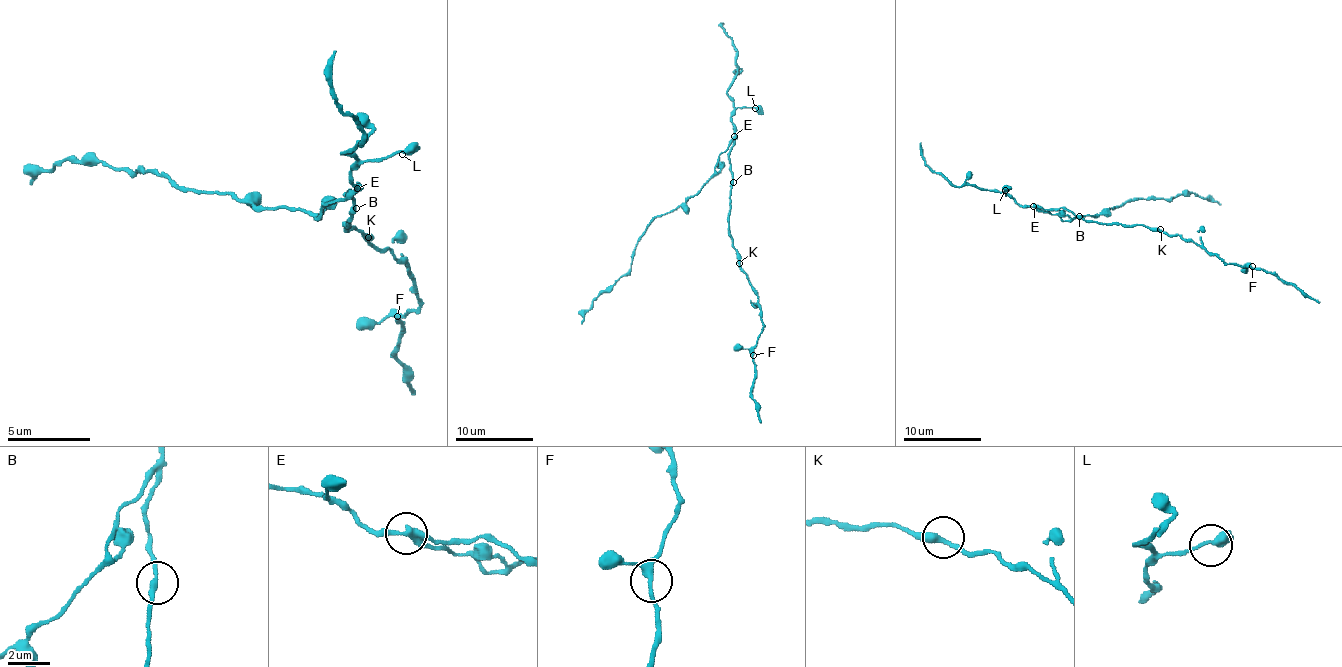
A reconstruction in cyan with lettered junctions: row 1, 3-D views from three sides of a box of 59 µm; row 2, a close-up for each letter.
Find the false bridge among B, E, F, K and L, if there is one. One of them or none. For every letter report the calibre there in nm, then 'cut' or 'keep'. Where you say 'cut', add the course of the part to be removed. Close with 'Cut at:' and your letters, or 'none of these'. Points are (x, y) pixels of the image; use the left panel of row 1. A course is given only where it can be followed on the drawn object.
B: 260 nm thick; keep
E: 320 nm thick; cut; foreign part runs (356, 187), (318, 212), (243, 204), (185, 191), (168, 175), (64, 158), (31, 183)
F: 280 nm thick; keep
K: 320 nm thick; keep
L: 400 nm thick; keep
Cut at: E

